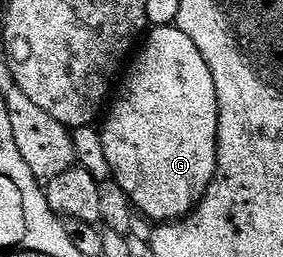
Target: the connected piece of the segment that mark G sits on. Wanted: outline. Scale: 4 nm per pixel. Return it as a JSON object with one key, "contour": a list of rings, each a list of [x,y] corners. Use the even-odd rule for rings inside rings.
{"contour":[[[175,24],[153,28],[143,38],[142,48],[131,58],[115,97],[107,106],[104,127],[99,130],[112,177],[131,201],[133,210],[137,214],[145,213],[152,223],[175,223],[187,217],[211,187],[217,167],[218,91],[214,75],[210,75],[210,67],[202,59],[202,51]]]}

